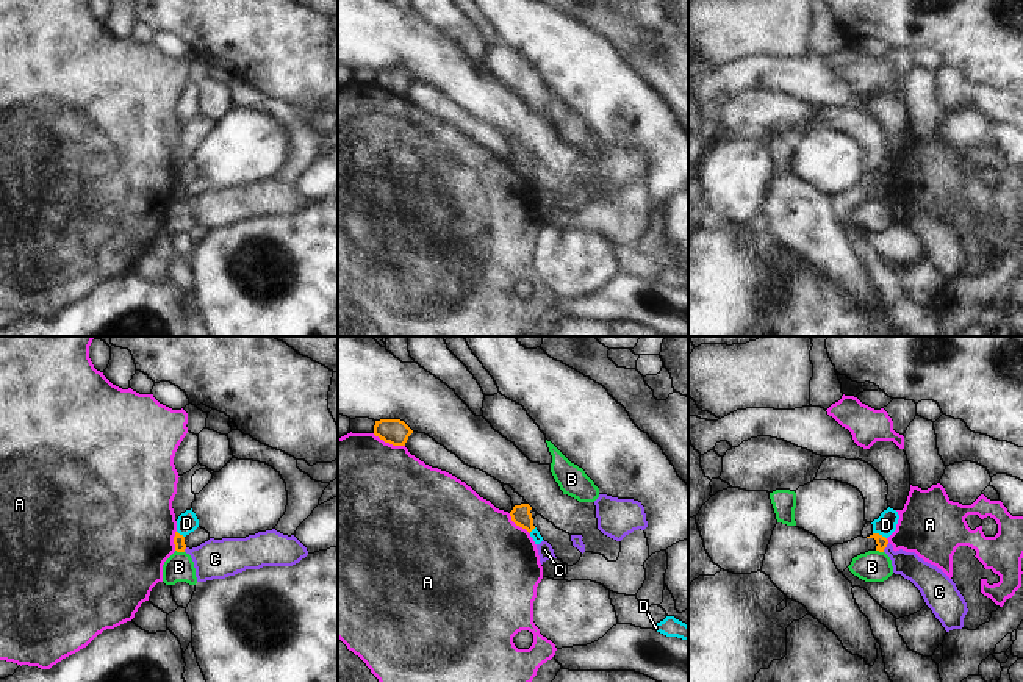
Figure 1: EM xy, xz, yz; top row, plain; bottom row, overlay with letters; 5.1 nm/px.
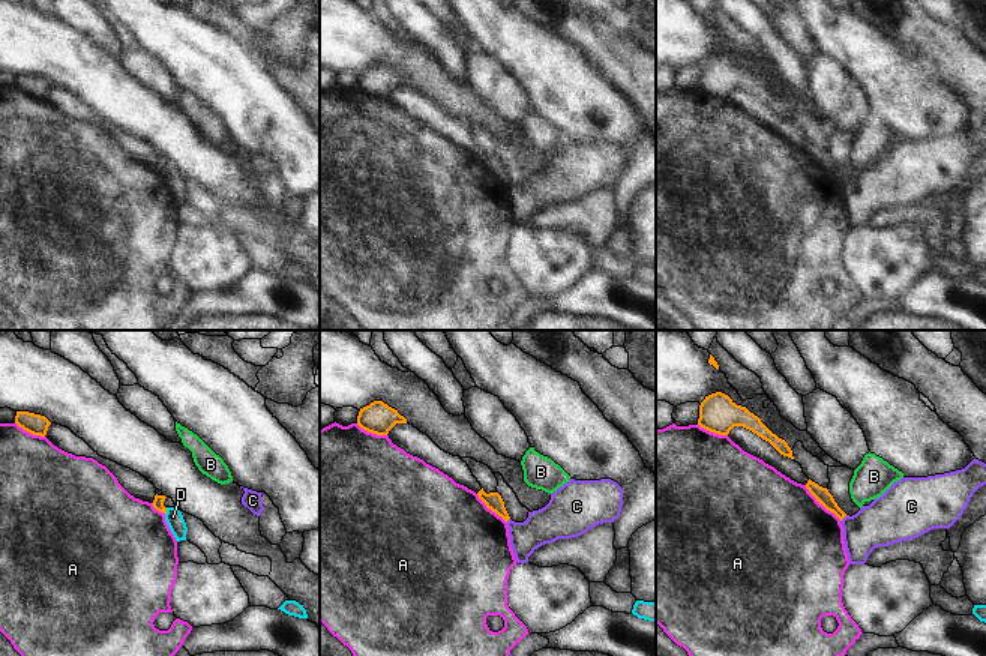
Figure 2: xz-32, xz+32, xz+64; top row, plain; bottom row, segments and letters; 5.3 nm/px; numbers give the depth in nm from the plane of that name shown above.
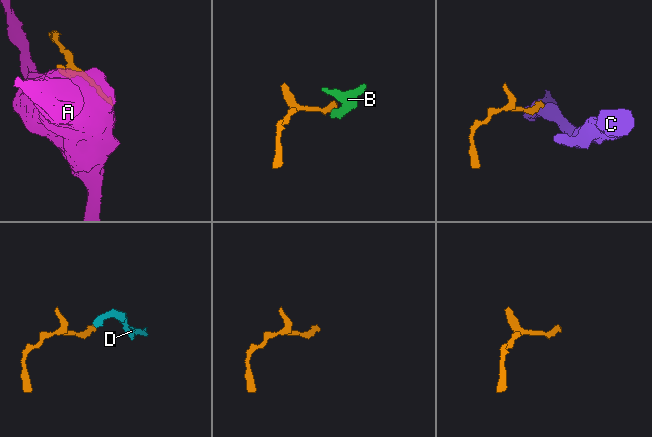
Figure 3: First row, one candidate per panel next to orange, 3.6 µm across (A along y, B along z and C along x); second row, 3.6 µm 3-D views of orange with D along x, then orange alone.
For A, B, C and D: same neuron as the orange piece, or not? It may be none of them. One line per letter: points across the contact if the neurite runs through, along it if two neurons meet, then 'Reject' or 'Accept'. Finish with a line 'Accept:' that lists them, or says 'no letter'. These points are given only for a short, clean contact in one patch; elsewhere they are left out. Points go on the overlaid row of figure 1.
A: Reject
B: Boundary: xy (175, 549), (183, 552). Reject
C: Boundary: yz (889, 543), (883, 551). Reject
D: Boundary: yz (873, 532), (886, 538). Reject
Accept: no letter

